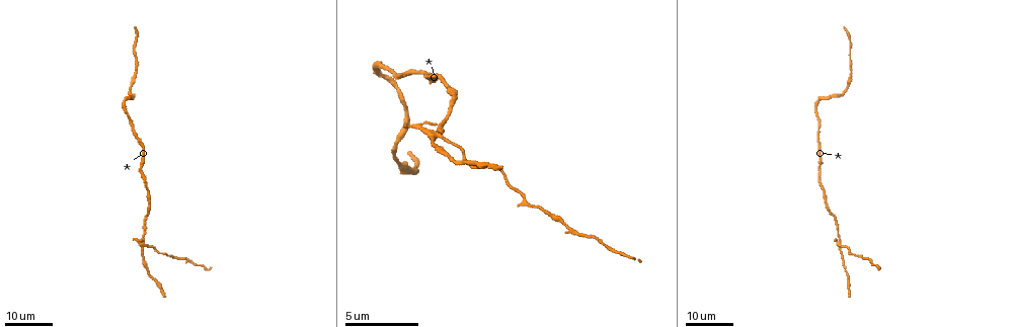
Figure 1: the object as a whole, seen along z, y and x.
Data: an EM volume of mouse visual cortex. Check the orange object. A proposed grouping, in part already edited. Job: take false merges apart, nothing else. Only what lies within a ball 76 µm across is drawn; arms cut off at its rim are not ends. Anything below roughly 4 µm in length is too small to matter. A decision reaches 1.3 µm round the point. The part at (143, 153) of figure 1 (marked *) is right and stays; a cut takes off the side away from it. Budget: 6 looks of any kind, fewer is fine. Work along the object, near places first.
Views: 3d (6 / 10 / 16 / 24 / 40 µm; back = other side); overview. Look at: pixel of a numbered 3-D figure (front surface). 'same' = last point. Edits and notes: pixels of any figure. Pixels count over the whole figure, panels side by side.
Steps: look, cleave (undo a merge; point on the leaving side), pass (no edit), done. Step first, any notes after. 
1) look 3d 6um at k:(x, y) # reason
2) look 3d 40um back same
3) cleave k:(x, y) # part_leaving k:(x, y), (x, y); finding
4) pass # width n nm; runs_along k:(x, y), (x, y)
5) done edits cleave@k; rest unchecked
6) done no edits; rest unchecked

look 3d 24um at 1:(144, 246)

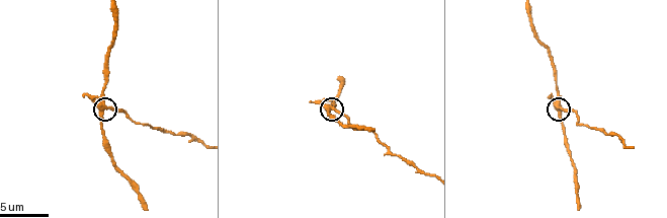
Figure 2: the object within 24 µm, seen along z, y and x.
look 3d 10um at 2:(330, 107)

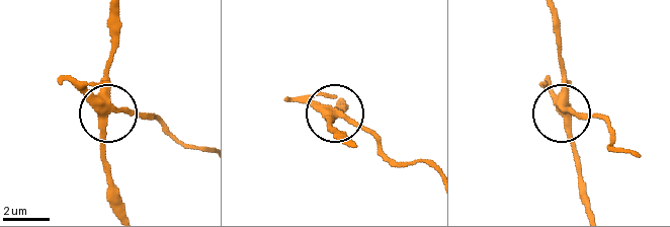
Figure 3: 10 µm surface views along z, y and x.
cleave 3:(130, 114) # side_arm 13 um; part_leaving 3:(101, 105), (152, 114), (181, 141), (203, 148); a second neuron is stuck on

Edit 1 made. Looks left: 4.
look 3d 16um at 1:(825, 191) # calibre changes

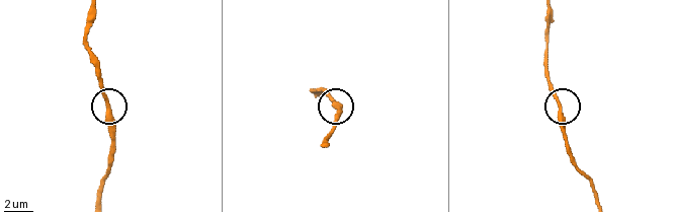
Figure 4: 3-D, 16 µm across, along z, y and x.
look 3d 10um at 4:(107, 103) # zoom in

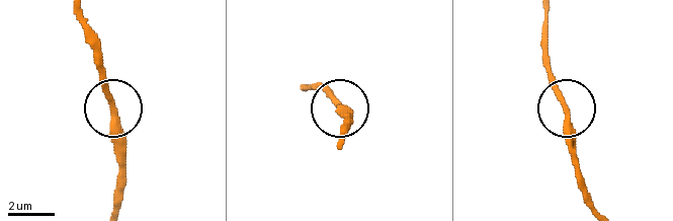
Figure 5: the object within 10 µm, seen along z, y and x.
pass # runs_along 5:(78, 14), (112, 114), (118, 163); continuous, no second neuron

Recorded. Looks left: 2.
look 3d 24um at 1:(820, 167) # calibre changes

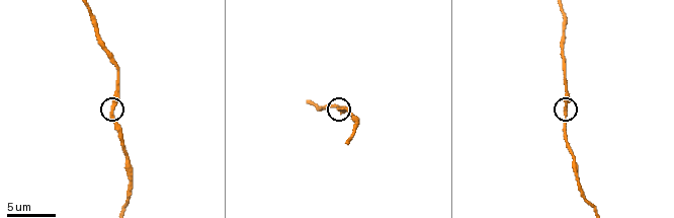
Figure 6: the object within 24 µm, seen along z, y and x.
look 3d 6um at 6:(113, 109)

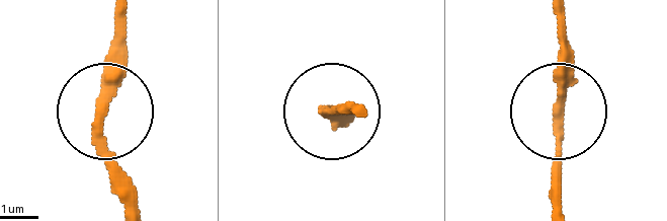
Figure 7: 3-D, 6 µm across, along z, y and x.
pass # runs_along 7:(118, 19), (118, 87), (98, 146), (124, 204); all the same neuron

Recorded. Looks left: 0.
done edits cleave@3; rest unchecked

